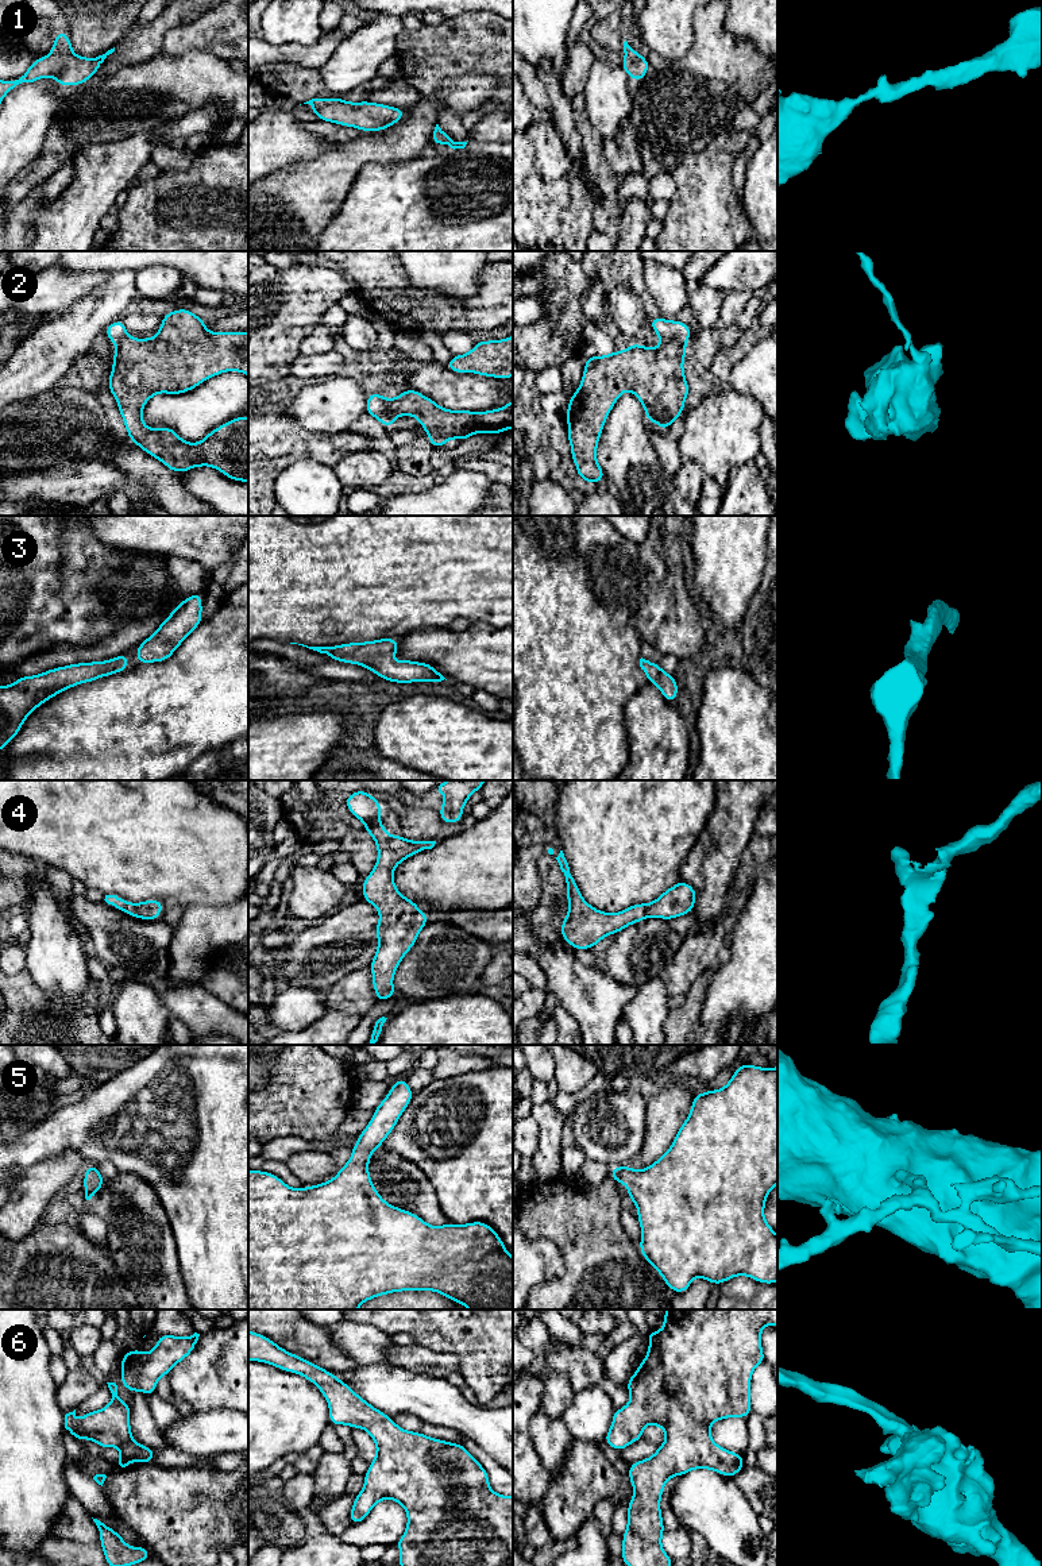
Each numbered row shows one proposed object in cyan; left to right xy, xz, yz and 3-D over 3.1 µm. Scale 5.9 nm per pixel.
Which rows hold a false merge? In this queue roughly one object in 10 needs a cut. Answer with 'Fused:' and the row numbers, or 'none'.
Fused: 2

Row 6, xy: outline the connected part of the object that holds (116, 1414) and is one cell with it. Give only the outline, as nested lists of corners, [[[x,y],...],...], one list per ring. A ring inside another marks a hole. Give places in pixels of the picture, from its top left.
[[[107,1382],[112,1393],[112,1401],[100,1411],[86,1412],[76,1423],[76,1409],[65,1415],[65,1428],[78,1440],[90,1439],[101,1449],[117,1446],[120,1459],[116,1463],[119,1472],[128,1469],[131,1461],[139,1463],[153,1462],[154,1449],[139,1444],[131,1435],[131,1405],[123,1403],[115,1382]]]

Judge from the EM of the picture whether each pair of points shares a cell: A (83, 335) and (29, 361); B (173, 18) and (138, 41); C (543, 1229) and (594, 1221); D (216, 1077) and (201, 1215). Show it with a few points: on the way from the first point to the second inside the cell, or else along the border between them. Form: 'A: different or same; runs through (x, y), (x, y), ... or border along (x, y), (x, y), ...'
A: same; runs through (69, 335), (42, 358)
B: same; runs through (165, 20), (146, 39)
C: same; runs through (555, 1221), (582, 1221)
D: same; runs through (216, 1111), (216, 1181)

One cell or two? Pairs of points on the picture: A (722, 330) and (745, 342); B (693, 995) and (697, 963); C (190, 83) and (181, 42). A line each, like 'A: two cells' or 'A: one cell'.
A: two cells
B: two cells
C: two cells

